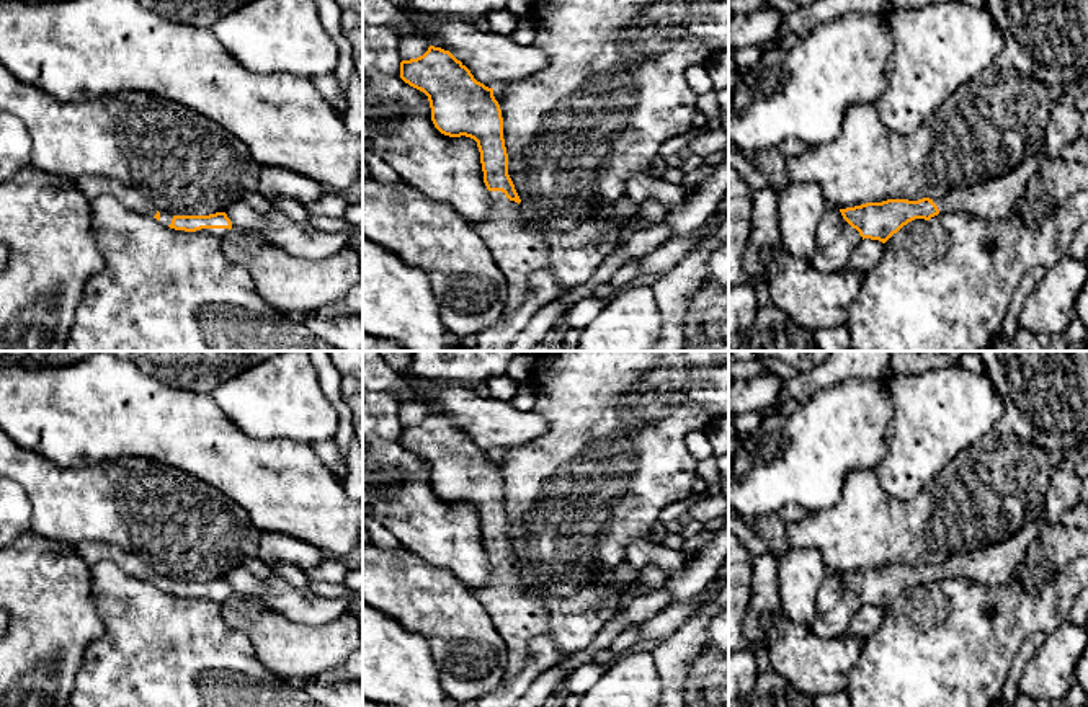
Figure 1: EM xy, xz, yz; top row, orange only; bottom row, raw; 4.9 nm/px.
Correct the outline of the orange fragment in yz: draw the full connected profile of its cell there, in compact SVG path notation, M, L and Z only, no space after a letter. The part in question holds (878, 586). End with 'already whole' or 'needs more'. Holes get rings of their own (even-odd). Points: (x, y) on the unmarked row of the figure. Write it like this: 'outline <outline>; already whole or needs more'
outline M1042 518L1028 521L1011 537L967 554L951 555L938 565L887 565L840 575L843 585L859 601L885 609L915 585L930 586L939 578L969 578L983 586L1014 583L1029 547L1037 542L1050 567L1062 568L1070 560L1088 557L1088 527L1065 527Z; needs more

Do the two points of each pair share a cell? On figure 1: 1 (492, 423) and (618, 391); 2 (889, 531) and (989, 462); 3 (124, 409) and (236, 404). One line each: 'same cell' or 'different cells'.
1: different cells
2: same cell
3: different cells

